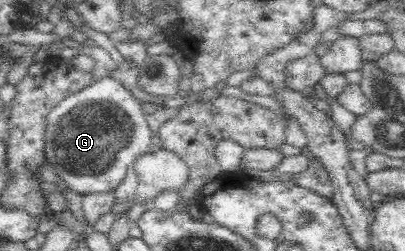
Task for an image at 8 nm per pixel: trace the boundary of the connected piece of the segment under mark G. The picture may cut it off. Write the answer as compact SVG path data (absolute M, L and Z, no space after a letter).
M105 76L69 95L49 112L44 139L47 161L76 194L113 191L127 169L149 151L153 135L145 117L141 102L131 91L119 79Z

